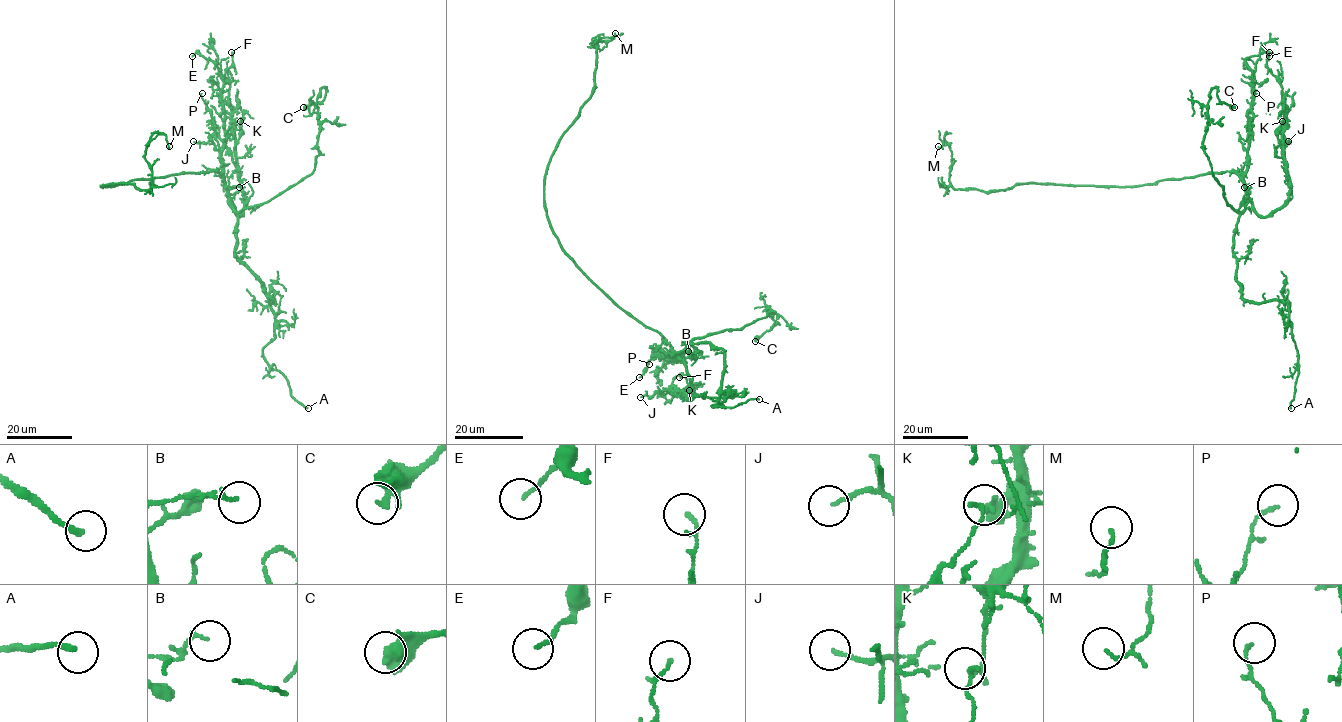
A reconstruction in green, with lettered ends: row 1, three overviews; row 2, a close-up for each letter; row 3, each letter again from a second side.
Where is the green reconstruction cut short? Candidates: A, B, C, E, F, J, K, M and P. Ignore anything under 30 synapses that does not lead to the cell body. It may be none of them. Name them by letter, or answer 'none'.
A

